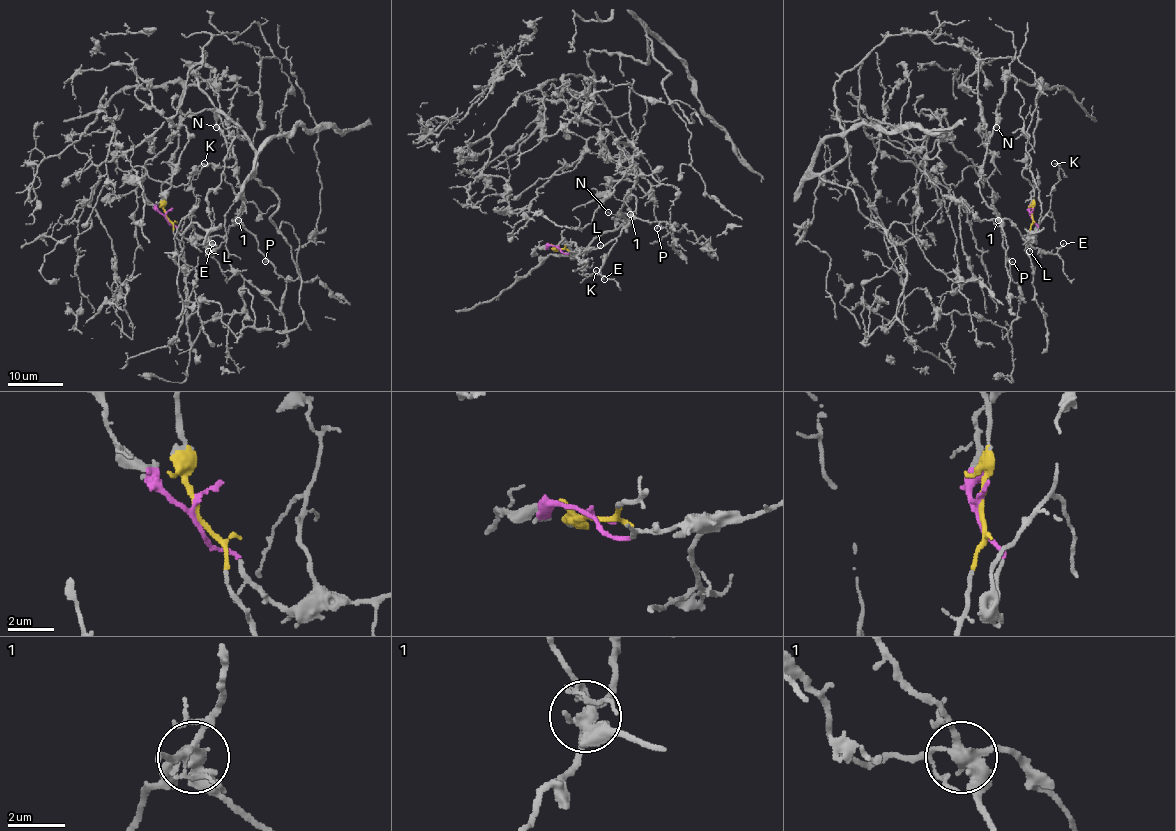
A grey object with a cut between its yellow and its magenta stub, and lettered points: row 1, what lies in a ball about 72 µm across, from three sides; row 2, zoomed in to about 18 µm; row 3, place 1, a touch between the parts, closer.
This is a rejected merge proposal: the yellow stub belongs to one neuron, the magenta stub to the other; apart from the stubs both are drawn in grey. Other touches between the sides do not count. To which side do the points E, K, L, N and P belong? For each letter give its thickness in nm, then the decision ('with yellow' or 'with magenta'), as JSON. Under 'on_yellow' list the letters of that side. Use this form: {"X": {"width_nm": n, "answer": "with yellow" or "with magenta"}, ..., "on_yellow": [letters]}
{"E": {"width_nm": 130, "answer": "with magenta"}, "K": {"width_nm": 120, "answer": "with magenta"}, "L": {"width_nm": 70, "answer": "with magenta"}, "N": {"width_nm": 100, "answer": "with yellow"}, "P": {"width_nm": 130, "answer": "with yellow"}, "on_yellow": ["N", "P"]}

